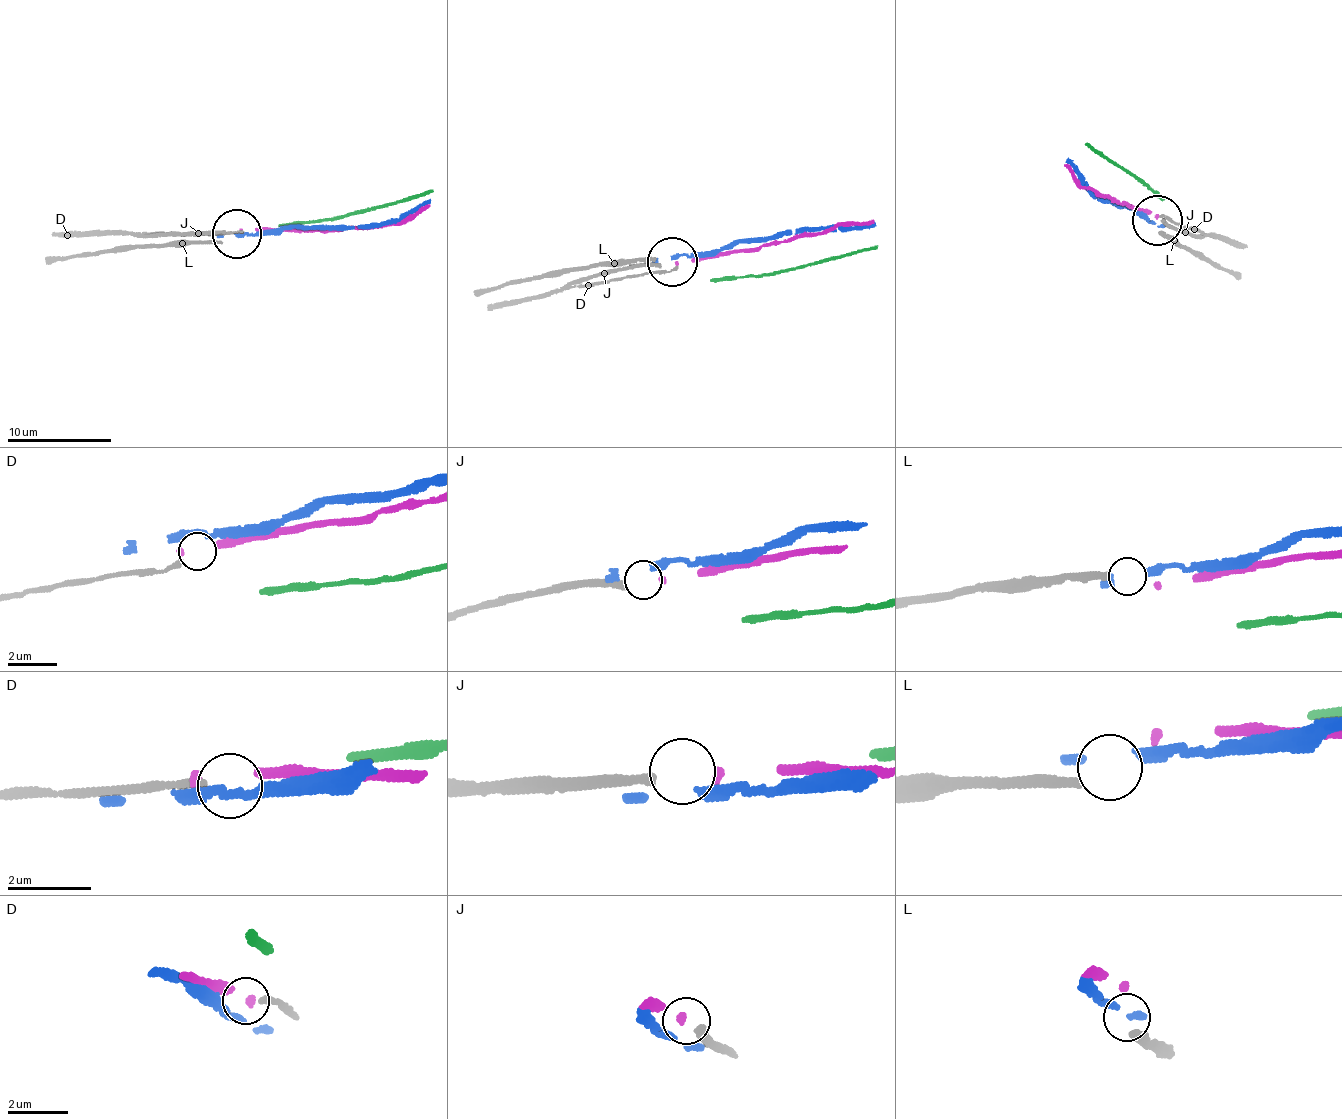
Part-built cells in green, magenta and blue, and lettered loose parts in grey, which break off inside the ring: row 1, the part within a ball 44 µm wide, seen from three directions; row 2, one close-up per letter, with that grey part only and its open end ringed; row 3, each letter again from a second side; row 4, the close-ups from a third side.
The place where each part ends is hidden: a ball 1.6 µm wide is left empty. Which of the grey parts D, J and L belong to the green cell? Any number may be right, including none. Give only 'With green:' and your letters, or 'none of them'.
With green: none of them

